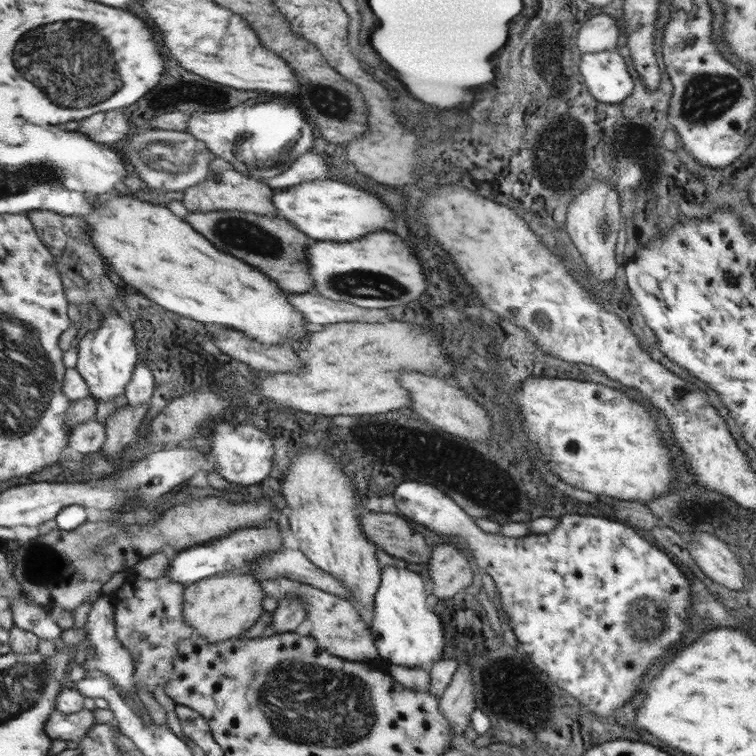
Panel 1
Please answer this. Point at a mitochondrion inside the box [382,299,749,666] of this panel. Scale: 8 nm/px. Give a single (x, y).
(647, 619)

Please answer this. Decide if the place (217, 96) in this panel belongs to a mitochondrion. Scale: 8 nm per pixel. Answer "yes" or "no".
no

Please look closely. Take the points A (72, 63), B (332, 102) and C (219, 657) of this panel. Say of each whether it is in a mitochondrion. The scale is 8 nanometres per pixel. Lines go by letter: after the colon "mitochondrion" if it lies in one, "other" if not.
A: mitochondrion
B: mitochondrion
C: other

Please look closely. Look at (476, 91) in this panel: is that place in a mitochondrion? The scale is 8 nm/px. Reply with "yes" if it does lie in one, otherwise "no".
no

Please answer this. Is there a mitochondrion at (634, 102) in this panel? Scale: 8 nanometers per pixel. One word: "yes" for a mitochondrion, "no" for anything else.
no

